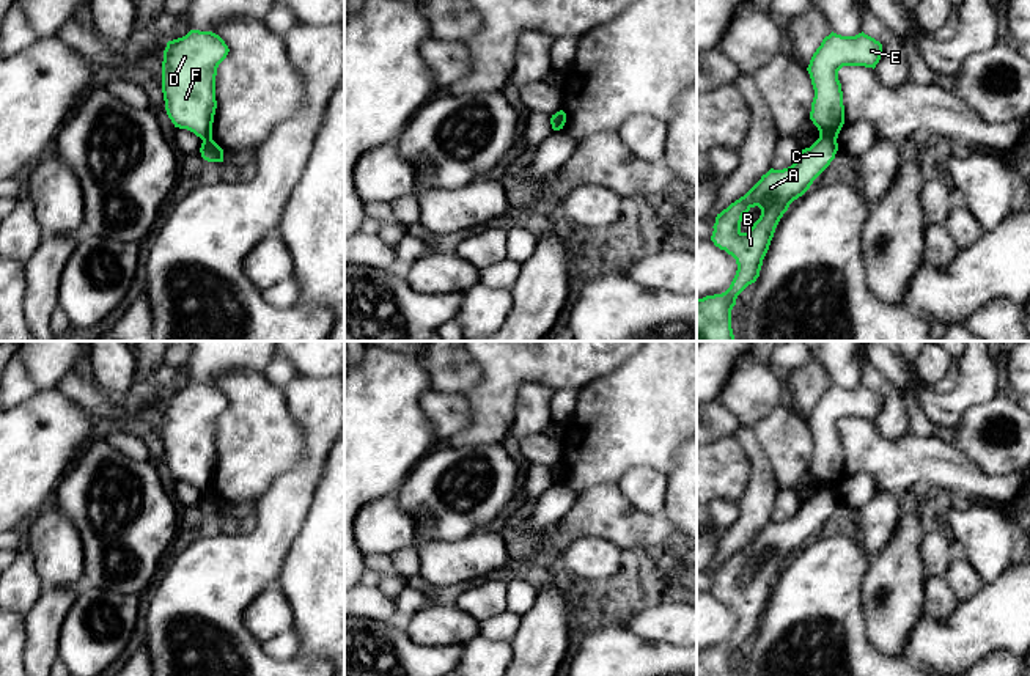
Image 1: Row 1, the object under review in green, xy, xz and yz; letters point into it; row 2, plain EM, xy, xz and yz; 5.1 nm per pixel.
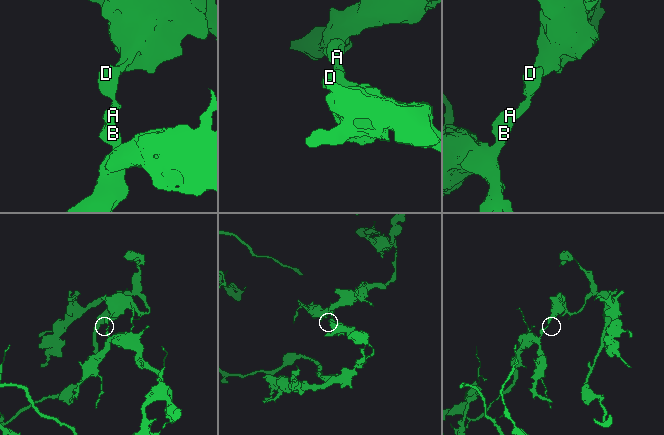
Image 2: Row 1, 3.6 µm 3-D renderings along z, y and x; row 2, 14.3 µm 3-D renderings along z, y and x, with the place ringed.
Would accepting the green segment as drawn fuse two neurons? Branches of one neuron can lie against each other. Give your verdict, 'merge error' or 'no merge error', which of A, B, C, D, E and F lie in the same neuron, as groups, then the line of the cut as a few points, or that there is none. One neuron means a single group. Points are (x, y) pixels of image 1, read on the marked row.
merge error | A B C / D E F | yz (820, 132), (835, 140)

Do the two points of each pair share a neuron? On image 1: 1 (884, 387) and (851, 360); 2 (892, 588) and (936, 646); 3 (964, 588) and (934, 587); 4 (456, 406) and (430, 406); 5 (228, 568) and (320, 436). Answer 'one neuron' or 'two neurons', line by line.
1: two neurons
2: two neurons
3: one neuron
4: one neuron
5: one neuron

